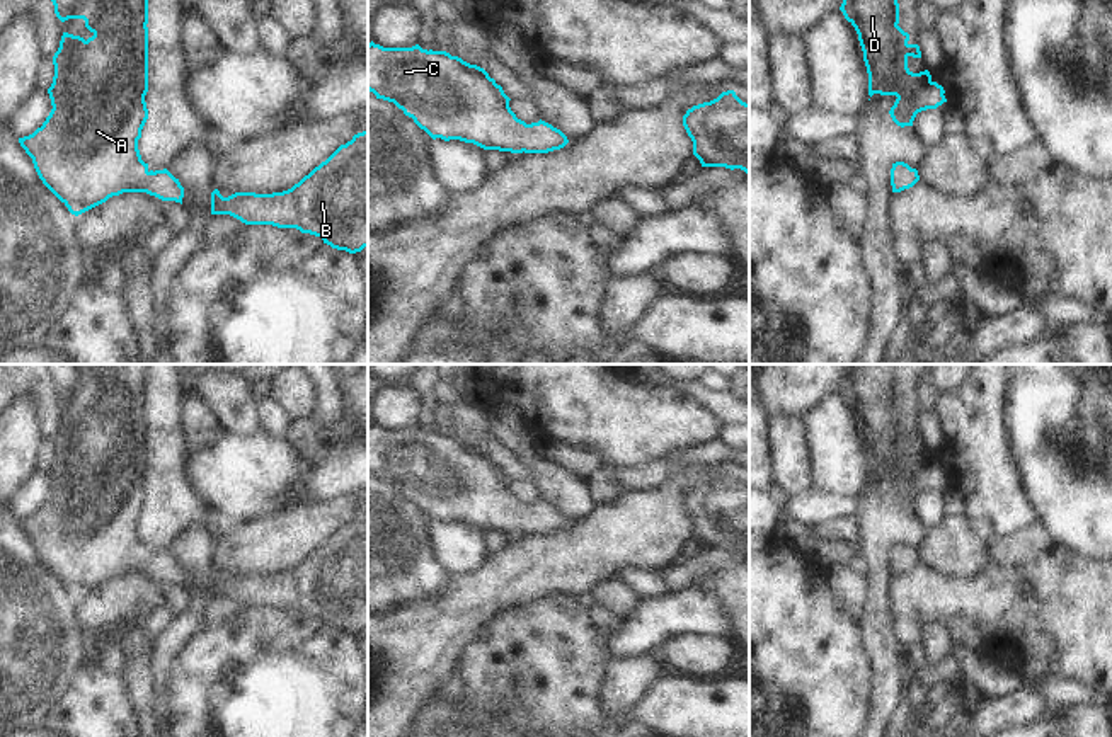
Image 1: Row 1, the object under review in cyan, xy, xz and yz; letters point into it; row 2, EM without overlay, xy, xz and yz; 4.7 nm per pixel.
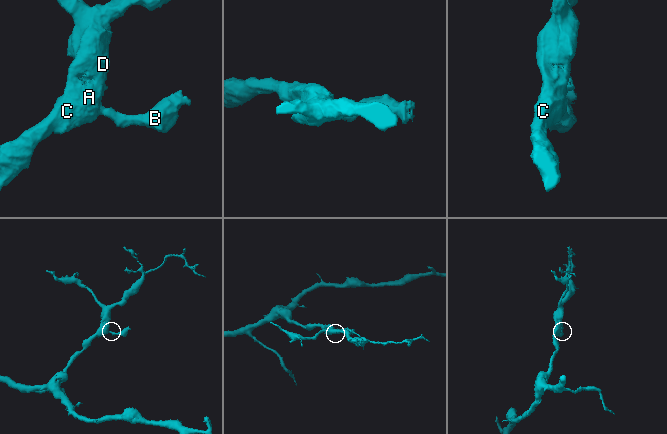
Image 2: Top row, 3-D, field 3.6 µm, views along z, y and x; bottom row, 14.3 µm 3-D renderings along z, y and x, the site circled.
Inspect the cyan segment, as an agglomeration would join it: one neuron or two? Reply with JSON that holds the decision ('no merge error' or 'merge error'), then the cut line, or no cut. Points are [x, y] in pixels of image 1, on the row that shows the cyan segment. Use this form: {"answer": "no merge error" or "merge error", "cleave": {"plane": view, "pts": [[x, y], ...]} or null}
{"answer": "no merge error", "cleave": null}

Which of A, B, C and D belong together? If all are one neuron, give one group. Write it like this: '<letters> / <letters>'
A B C D

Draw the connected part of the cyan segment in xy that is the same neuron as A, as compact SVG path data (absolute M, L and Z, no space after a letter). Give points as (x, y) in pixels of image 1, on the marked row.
M51 0L56 17L83 19L94 34L87 41L80 36L63 32L60 48L53 56L54 77L48 89L51 112L32 134L19 138L20 146L32 158L43 184L75 216L106 203L123 192L146 192L162 201L182 204L184 187L167 169L150 170L141 160L138 140L148 119L145 95L148 92L148 0Z

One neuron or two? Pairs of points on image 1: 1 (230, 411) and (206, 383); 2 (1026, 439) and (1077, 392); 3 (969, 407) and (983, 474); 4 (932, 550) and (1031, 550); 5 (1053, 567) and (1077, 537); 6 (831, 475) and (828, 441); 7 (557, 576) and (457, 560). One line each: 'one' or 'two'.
1: one
2: one
3: one
4: two
5: two
6: one
7: two

